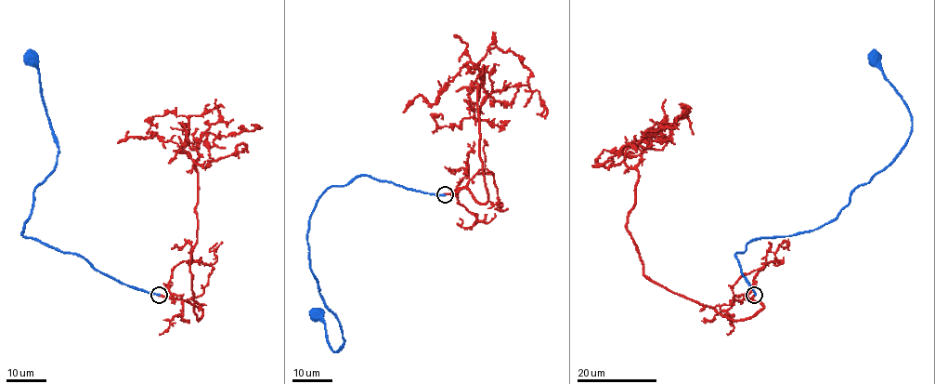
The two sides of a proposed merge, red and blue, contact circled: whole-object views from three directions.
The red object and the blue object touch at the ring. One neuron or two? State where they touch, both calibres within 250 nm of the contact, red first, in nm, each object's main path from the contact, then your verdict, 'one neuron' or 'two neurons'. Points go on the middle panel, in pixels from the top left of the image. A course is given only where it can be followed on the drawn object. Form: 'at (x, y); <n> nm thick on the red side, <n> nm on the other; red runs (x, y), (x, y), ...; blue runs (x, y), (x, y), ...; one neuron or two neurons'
at (445, 194); 280 nm thick on the red side, 240 nm on the other; red runs (445, 194), (467, 188), (487, 200), (475, 83), (484, 67), (473, 117), (439, 126), (435, 115), (443, 119); blue runs (445, 194), (369, 176), (325, 191), (310, 217), (307, 244), (319, 294), (344, 340), (336, 351), (317, 313); two neurons

